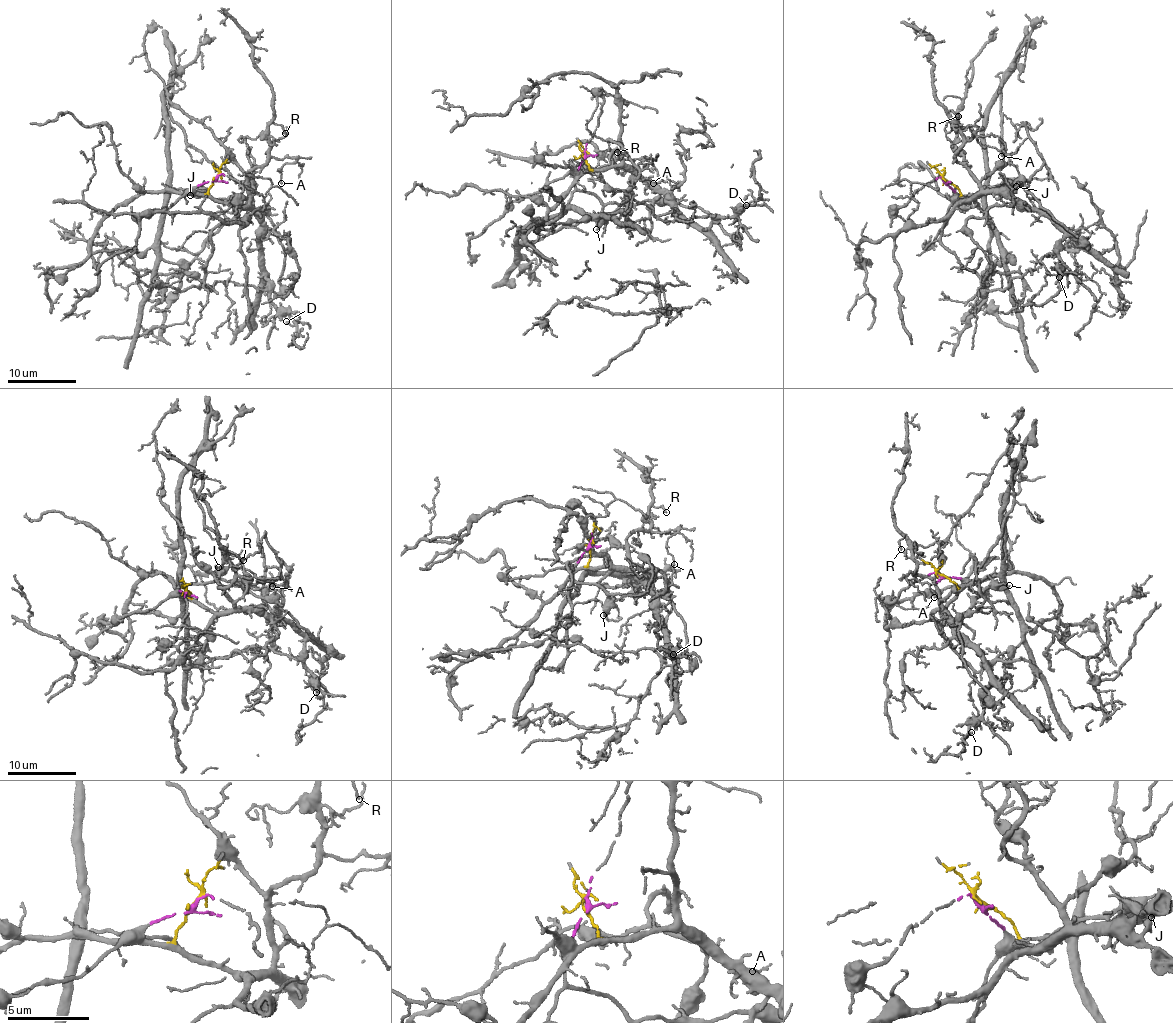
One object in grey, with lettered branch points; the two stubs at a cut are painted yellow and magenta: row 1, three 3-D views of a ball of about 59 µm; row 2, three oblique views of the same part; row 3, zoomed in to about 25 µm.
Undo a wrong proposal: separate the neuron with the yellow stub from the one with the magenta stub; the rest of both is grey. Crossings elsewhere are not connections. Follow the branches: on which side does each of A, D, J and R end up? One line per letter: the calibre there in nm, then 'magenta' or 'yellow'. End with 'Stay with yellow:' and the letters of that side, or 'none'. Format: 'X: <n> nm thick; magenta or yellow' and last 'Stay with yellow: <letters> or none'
A: 120 nm thick; yellow
D: 120 nm thick; yellow
J: 300 nm thick; magenta
R: 110 nm thick; yellow
Stay with yellow: A, D, R

